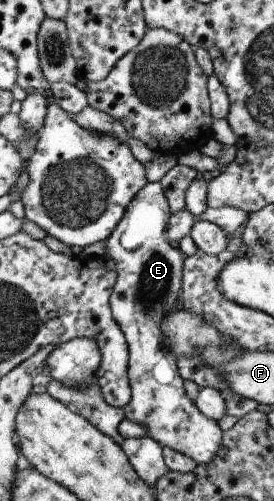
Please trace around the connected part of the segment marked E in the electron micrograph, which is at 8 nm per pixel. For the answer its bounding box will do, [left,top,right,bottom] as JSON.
[105,181,221,464]

